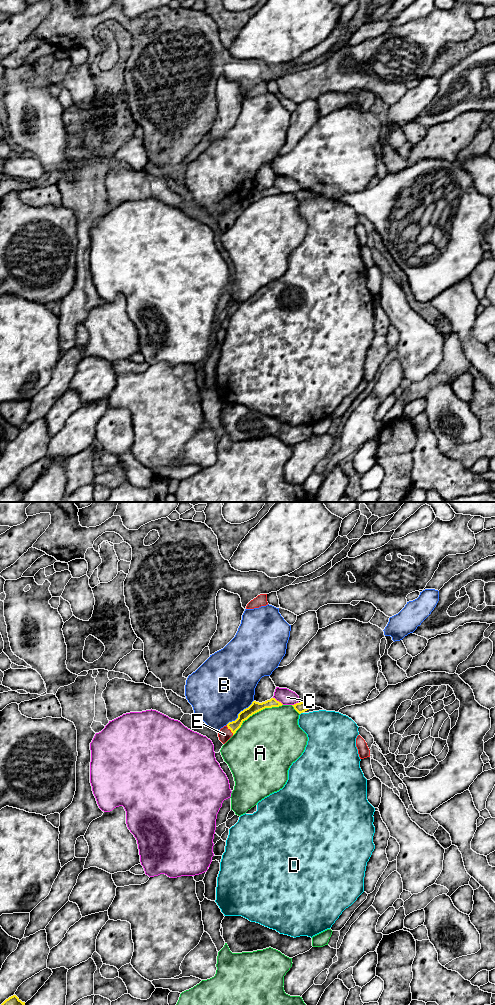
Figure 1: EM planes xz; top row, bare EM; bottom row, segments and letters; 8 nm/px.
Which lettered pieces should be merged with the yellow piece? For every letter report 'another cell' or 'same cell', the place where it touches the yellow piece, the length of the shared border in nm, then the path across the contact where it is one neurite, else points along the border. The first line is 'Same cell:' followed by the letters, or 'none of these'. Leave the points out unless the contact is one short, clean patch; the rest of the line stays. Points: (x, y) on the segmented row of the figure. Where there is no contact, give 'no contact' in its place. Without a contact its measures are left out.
Same cell: none of these
A: another cell; contact xz (256, 712); length 480 nm
B: another cell; contact xz (239, 713); length 300 nm
C: another cell; contact xz (278, 701); length 110 nm
D: another cell; contact xz (301, 712); length 30 nm
E: another cell; contact xz (230, 729); length 100 nm; border xz (226, 725), (233, 734)

